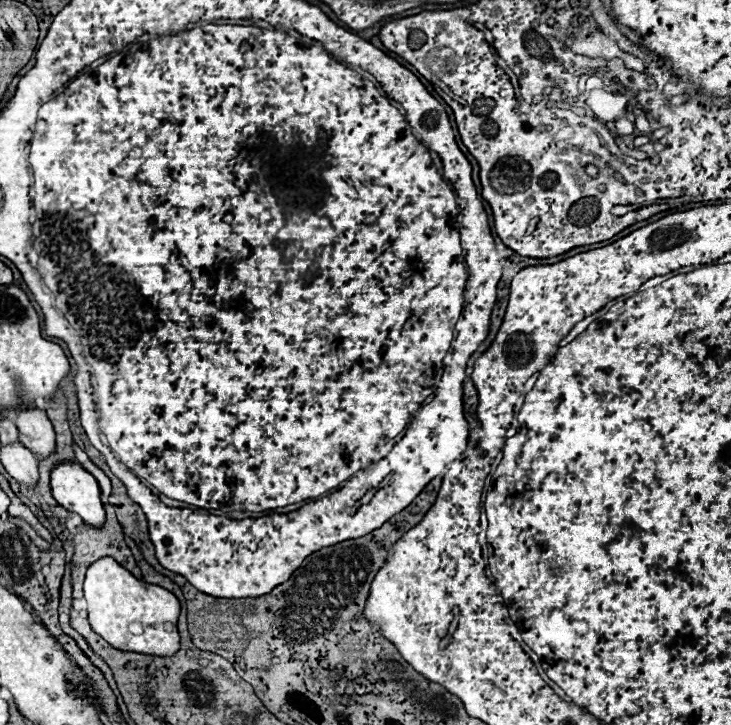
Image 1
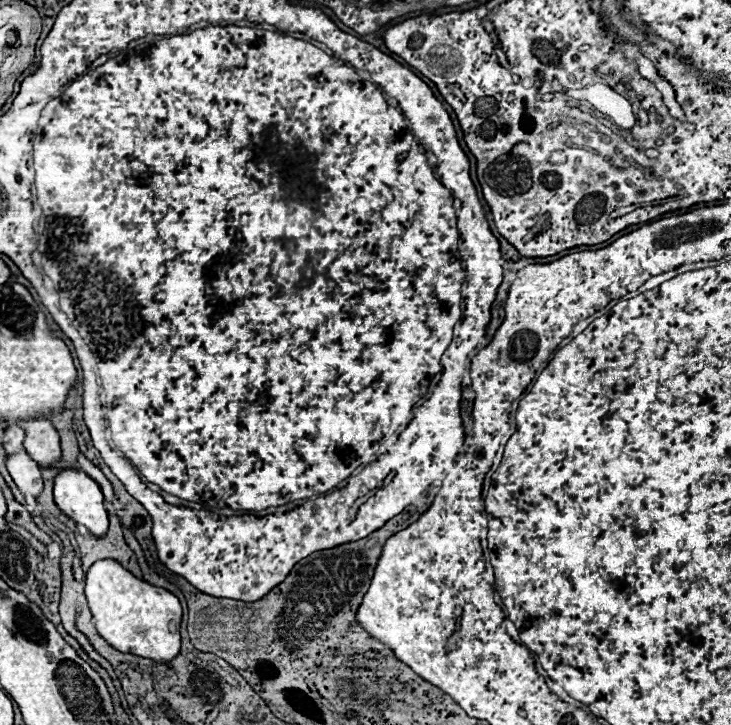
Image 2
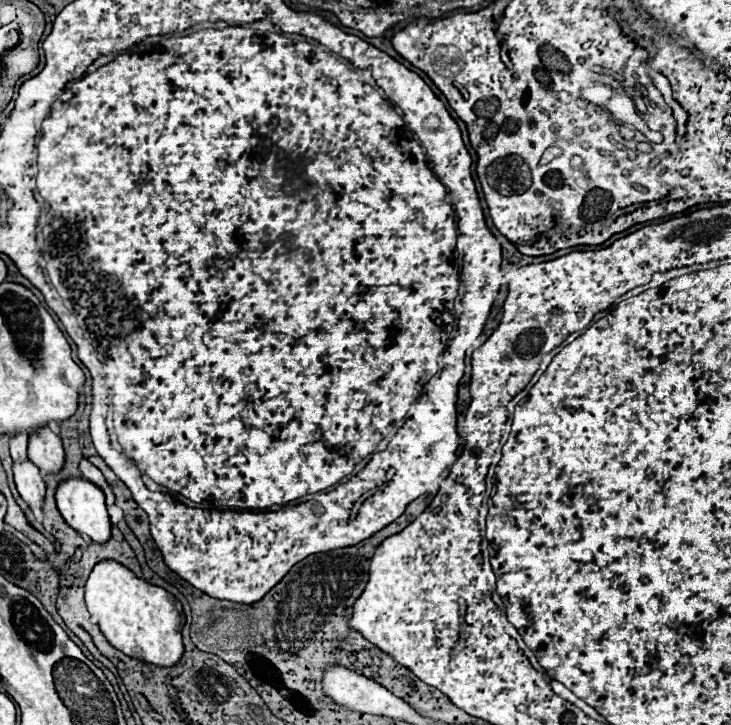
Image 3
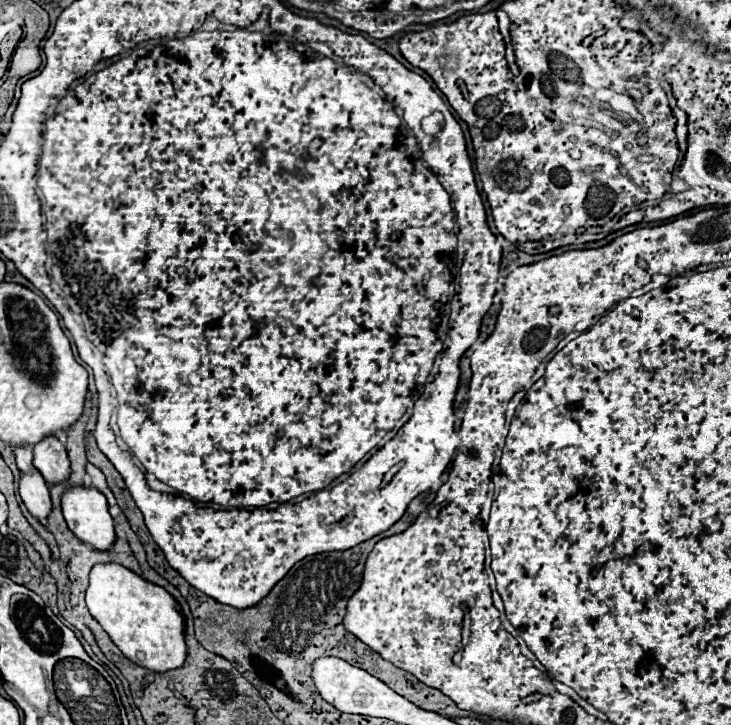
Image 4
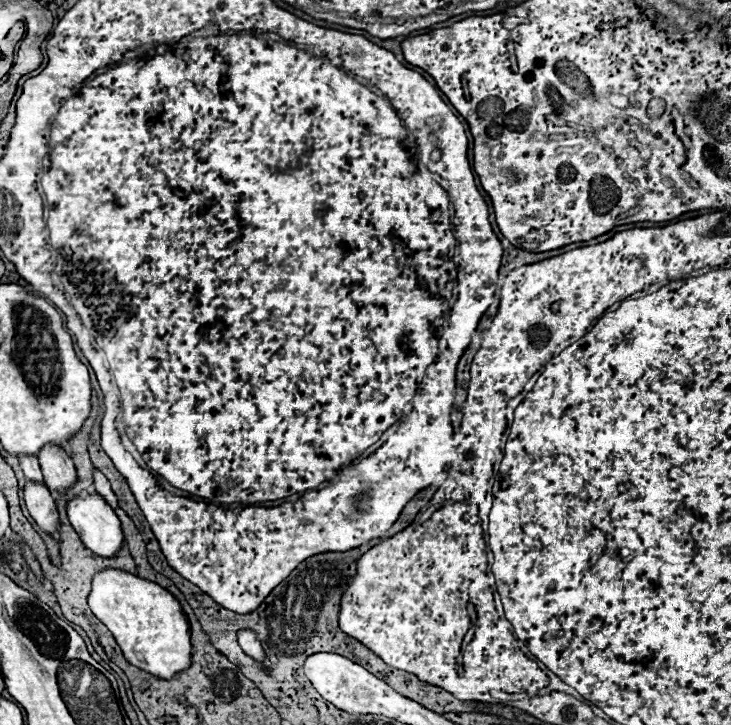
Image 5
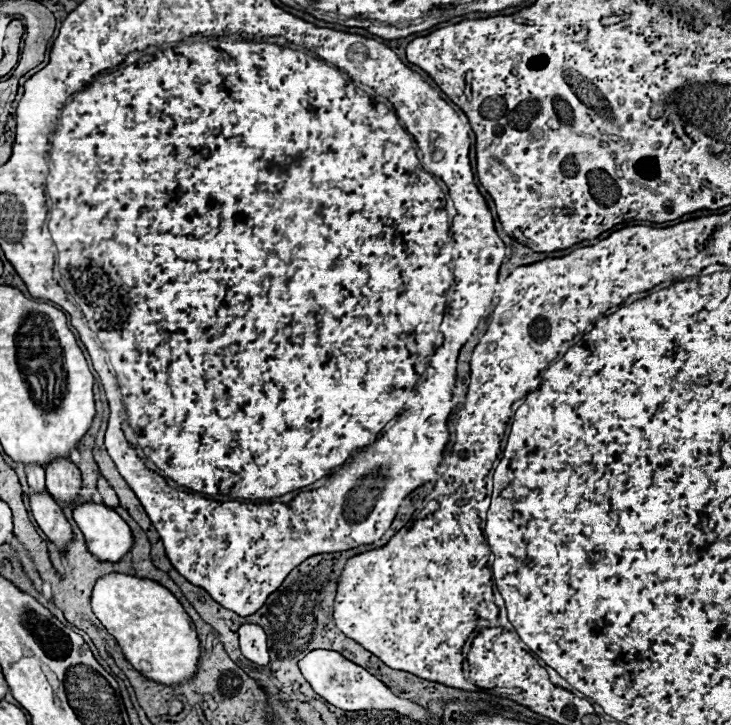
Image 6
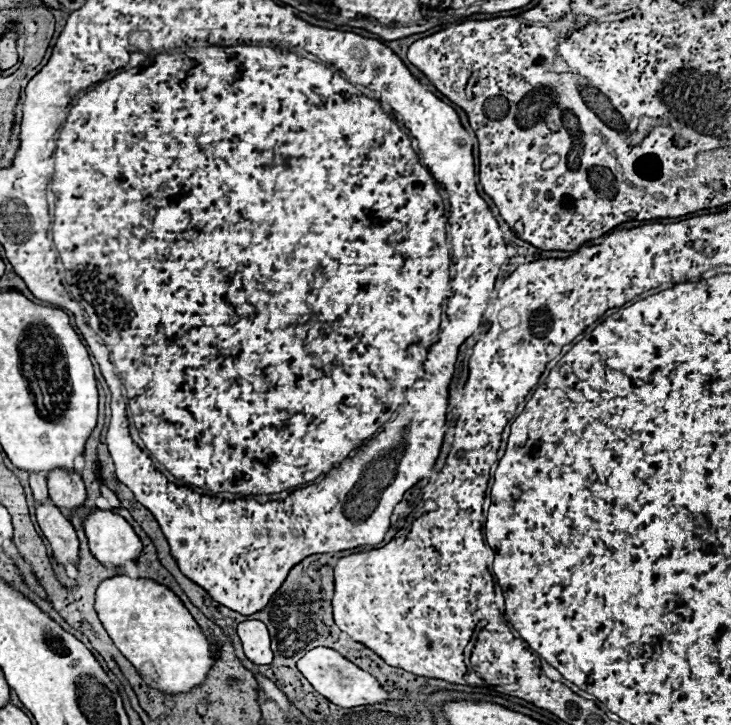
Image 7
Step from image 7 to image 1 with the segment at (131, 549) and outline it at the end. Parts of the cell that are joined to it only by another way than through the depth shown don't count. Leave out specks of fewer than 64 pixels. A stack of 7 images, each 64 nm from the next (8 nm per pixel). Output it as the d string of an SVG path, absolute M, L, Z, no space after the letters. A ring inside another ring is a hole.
M62 462L52 474L52 492L56 502L68 512L74 512L82 522L92 528L102 528L106 512L100 500L100 488L92 474L88 474L78 462Z

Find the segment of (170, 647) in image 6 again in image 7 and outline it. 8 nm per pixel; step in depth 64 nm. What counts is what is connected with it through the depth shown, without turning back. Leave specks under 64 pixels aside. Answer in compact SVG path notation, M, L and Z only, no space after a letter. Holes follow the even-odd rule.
M108 578L96 590L96 612L116 648L132 662L148 686L166 694L188 694L206 682L216 650L170 588L146 578Z

